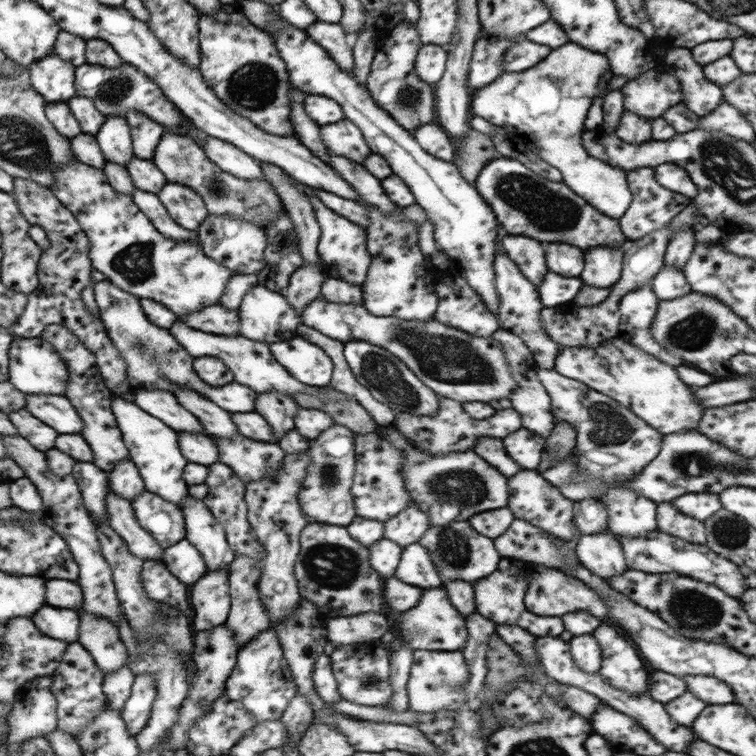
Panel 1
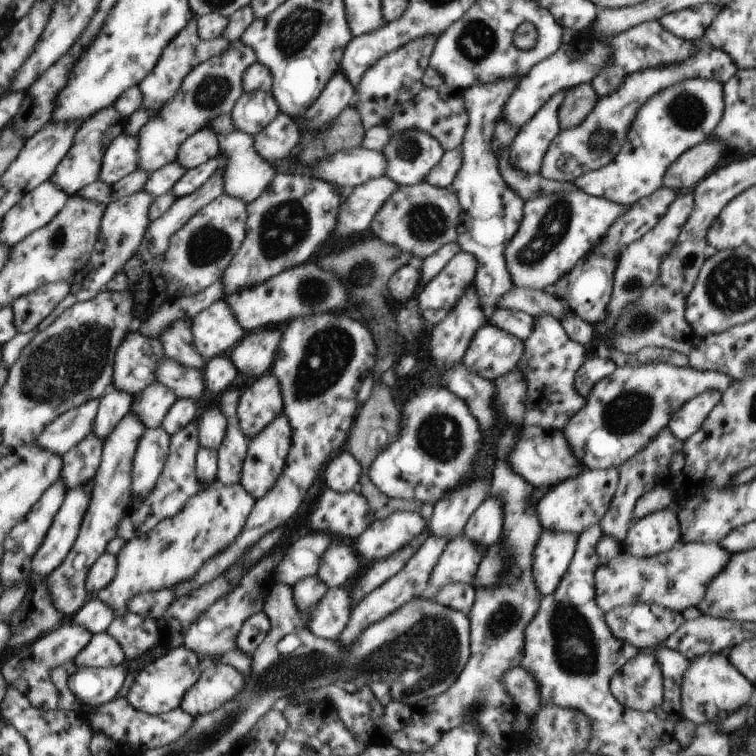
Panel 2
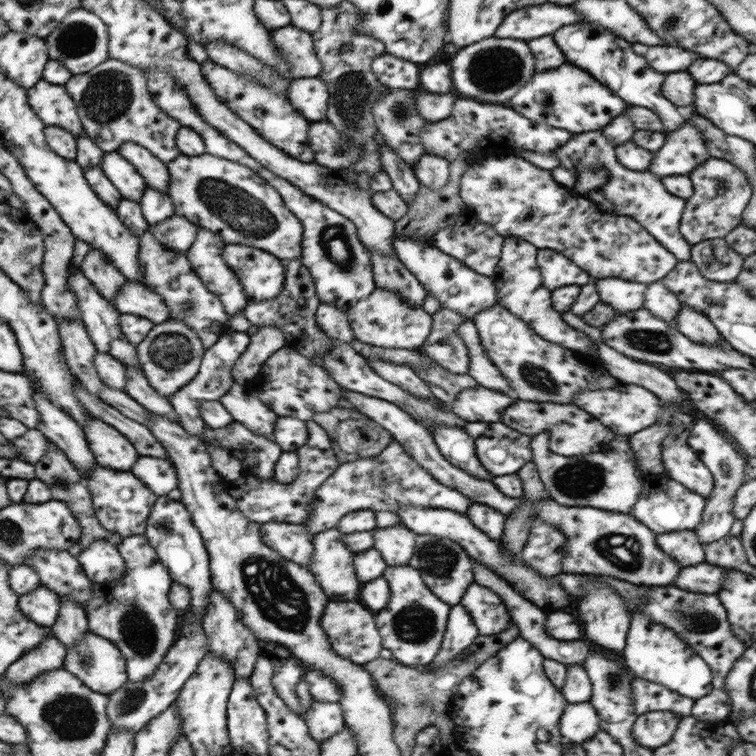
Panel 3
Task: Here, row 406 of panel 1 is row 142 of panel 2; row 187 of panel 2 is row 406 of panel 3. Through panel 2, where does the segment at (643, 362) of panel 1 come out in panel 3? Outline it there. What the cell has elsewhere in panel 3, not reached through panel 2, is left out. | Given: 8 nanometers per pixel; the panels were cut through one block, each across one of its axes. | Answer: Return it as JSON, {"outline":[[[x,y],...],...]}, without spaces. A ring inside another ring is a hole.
{"outline":[[[618,384],[616,387],[598,390],[586,389],[574,395],[574,405],[592,414],[618,435],[633,435],[654,425],[660,418],[661,403],[653,392],[634,384]]]}

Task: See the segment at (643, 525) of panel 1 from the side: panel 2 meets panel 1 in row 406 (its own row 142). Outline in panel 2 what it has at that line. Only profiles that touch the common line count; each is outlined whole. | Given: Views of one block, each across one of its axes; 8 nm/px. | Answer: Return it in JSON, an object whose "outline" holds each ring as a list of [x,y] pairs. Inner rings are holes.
{"outline":[[[705,38],[692,42],[699,48],[692,58],[675,65],[652,67],[630,74],[623,80],[620,88],[598,99],[592,112],[577,127],[560,131],[546,151],[539,173],[550,180],[575,181],[587,172],[604,168],[614,162],[626,142],[637,111],[650,97],[686,79],[708,78],[724,84],[736,74],[736,64],[732,64],[732,60],[724,52],[714,48]]]}

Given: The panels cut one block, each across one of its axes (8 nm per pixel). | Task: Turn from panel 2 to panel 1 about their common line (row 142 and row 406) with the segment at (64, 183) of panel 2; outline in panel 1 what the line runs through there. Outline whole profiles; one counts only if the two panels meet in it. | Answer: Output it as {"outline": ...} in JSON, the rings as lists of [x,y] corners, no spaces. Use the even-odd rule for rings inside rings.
{"outline":[[[63,324],[49,325],[41,337],[48,340],[53,345],[54,351],[66,361],[69,369],[69,383],[63,395],[70,400],[78,416],[81,416],[84,428],[80,434],[90,445],[93,463],[110,473],[121,460],[129,459],[130,454],[111,409],[111,398],[114,393],[105,385],[105,380],[99,377],[98,370],[95,368],[94,353],[86,348],[81,340],[78,340],[78,337]]]}

